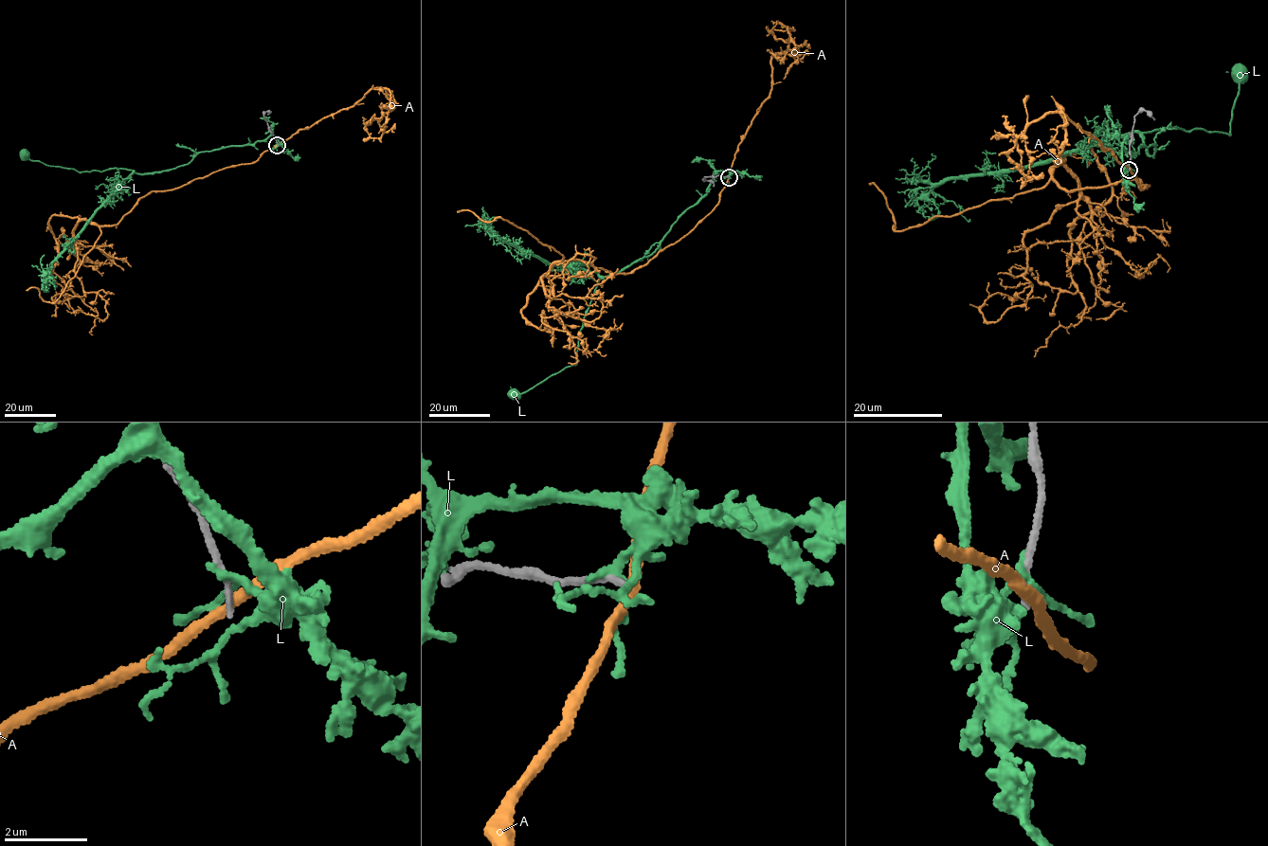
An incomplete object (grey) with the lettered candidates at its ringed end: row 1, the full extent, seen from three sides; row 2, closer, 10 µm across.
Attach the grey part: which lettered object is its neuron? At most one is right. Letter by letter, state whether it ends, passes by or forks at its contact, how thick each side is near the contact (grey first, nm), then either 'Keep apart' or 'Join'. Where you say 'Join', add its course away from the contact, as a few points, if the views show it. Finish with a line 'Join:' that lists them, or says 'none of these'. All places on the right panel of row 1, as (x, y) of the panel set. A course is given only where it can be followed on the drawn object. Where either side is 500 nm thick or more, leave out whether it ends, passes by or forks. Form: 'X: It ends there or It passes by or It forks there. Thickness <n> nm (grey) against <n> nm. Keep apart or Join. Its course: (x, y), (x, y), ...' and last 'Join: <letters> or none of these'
A: It passes by. Thickness 150 nm (grey) against 260 nm. Keep apart
L: It forks there. Thickness 120 nm (grey) against 150 nm. Keep apart
Join: none of these

